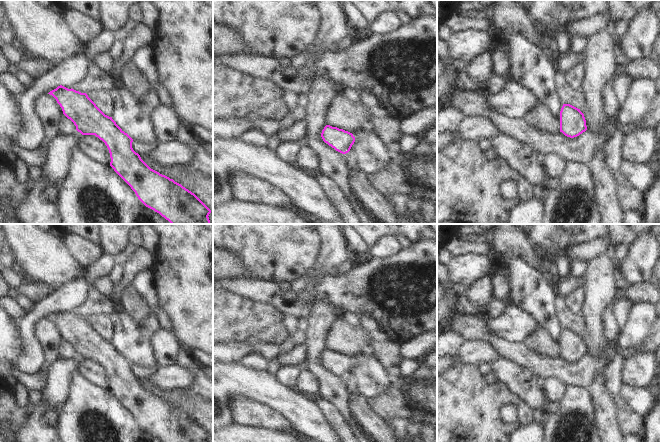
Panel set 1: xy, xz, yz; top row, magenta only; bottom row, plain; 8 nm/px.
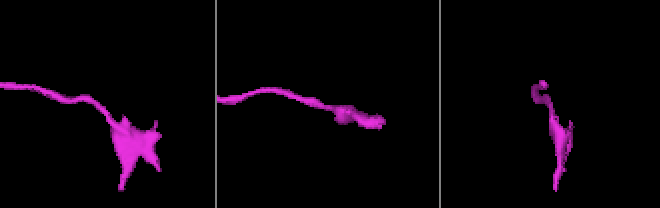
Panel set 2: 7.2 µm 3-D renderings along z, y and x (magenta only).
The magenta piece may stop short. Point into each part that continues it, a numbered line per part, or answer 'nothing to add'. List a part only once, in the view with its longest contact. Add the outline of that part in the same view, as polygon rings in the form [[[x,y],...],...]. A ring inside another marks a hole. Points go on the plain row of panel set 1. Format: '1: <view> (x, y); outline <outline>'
nothing to add

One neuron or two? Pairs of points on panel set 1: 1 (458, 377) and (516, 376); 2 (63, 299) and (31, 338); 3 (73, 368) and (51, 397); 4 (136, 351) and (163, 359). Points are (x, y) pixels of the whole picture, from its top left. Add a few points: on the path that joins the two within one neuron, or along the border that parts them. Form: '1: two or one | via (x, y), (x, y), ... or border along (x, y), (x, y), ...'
1: two | border along (498, 381), (502, 382), (516, 396)
2: one | via (51, 304), (31, 322), (31, 326)
3: one | via (66, 375), (59, 382), (58, 390)
4: two | border along (148, 336), (155, 359), (160, 367)

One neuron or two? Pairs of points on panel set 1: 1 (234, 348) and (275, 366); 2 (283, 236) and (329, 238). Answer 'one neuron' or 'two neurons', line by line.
1: two neurons
2: two neurons

